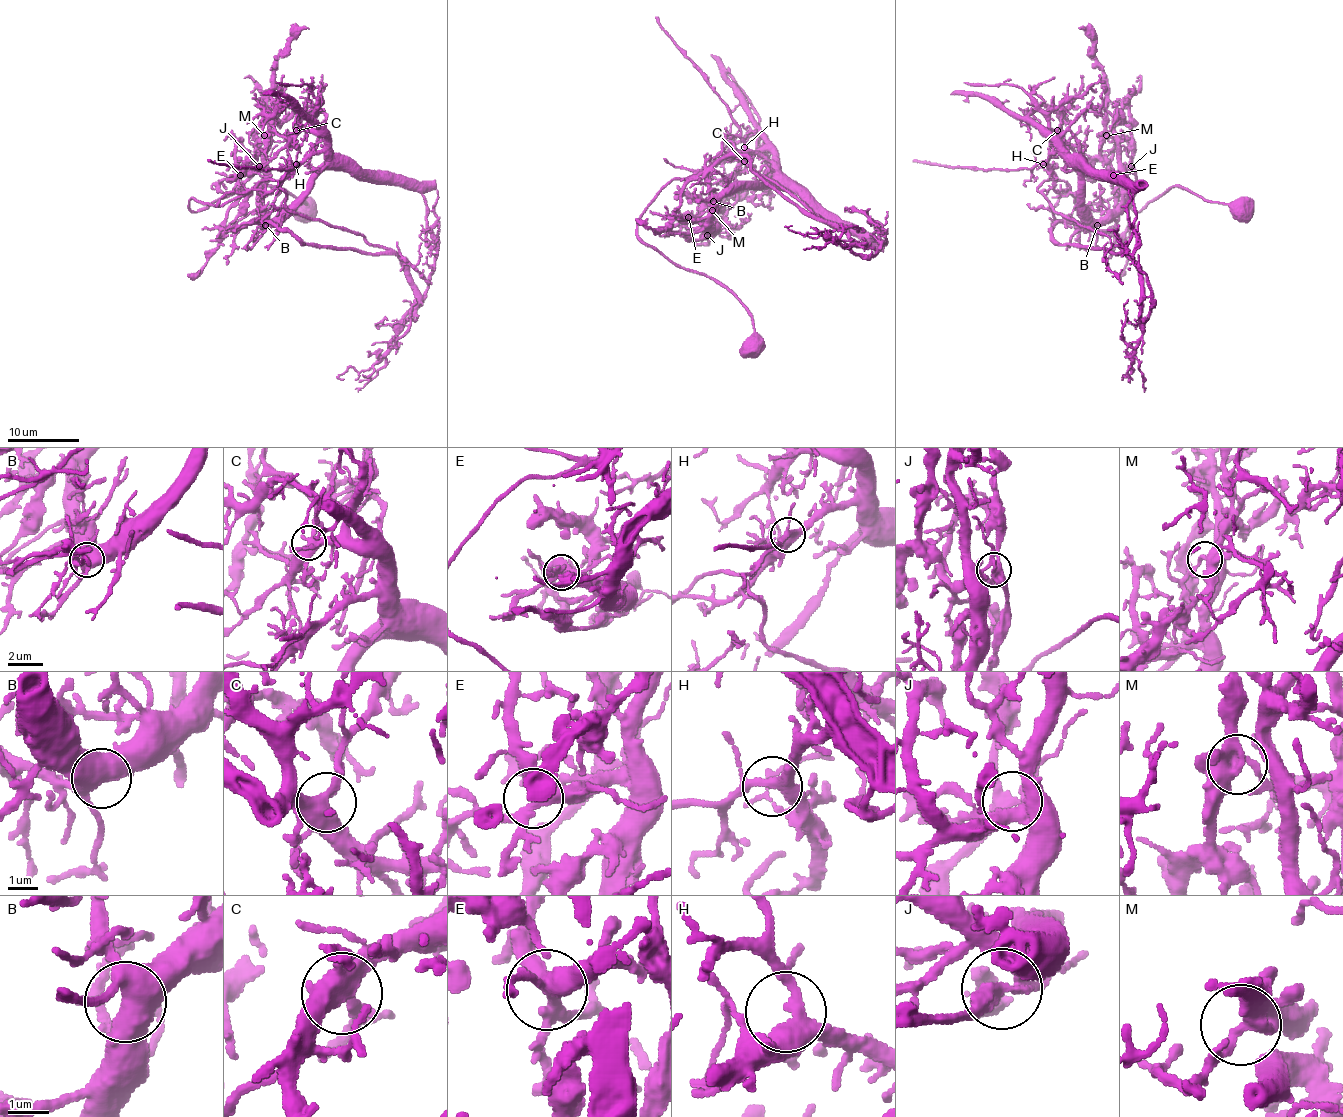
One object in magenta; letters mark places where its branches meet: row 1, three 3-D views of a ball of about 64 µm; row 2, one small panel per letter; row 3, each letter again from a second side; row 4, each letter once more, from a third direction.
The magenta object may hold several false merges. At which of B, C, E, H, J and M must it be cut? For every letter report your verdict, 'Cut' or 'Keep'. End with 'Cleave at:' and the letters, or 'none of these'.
B: Keep
C: Keep
E: Keep
H: Keep
J: Cut
M: Cut
Cleave at: J, M

